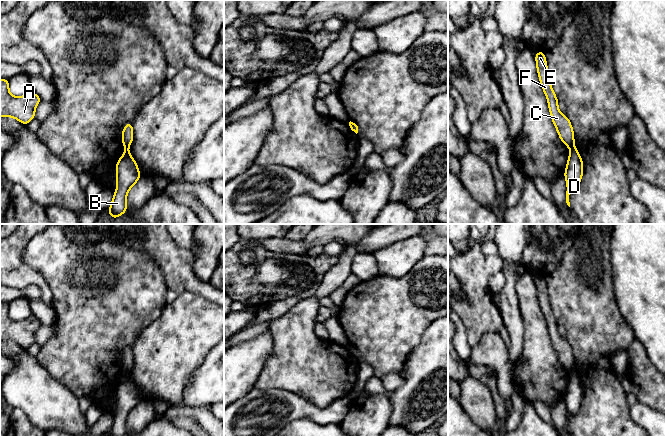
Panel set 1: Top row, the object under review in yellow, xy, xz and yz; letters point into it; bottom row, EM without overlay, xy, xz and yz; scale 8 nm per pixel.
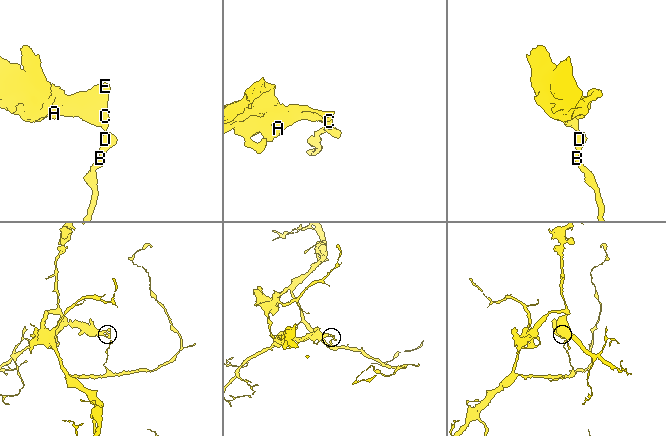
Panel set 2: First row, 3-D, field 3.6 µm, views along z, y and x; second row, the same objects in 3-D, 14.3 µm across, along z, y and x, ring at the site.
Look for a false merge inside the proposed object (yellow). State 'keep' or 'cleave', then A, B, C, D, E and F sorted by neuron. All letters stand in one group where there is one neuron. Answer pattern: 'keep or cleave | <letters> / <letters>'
cleave | A C E F / B D

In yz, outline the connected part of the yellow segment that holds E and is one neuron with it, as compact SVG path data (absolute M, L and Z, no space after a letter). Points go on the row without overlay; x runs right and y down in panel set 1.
M543 275L535 278L538 301L540 308L548 324L548 331L554 350L557 353L561 365L569 372L574 370L574 356L570 344L562 338L558 333L558 323L552 313L549 300L547 286Z

